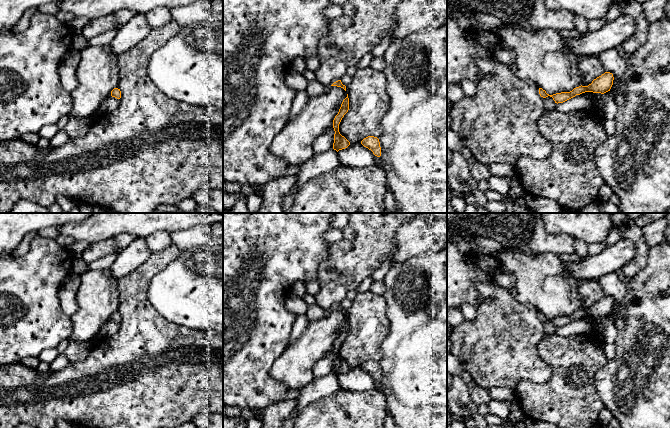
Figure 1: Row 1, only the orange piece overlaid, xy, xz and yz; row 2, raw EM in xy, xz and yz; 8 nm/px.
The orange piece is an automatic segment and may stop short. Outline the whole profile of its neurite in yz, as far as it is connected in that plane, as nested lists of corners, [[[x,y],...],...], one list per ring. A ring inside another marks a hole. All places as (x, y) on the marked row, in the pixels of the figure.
[[[605,72],[601,76],[597,77],[592,81],[591,84],[588,86],[579,86],[574,88],[570,92],[561,92],[561,93],[556,93],[553,95],[549,95],[546,93],[545,90],[542,88],[539,88],[539,94],[541,97],[546,98],[548,96],[552,97],[555,103],[563,103],[576,95],[580,95],[585,92],[593,92],[593,93],[601,93],[604,94],[608,91],[610,91],[612,85],[613,85],[613,74],[610,72]]]

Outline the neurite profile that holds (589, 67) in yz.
[[[579,55],[577,68],[583,78],[582,86],[588,86],[606,72],[597,56]]]

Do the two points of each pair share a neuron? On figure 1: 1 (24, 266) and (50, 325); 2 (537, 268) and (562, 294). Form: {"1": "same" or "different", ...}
{"1": "same", "2": "same"}

